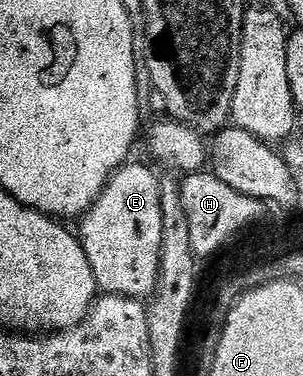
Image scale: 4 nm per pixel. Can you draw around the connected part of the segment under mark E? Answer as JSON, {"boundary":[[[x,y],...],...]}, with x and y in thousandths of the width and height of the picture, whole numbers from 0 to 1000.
{"boundary":[[[416,434],[363,471],[327,529],[290,566],[264,580],[261,638],[300,699],[300,721],[320,745],[320,766],[337,782],[376,779],[396,790],[479,795],[515,771],[518,734],[531,707],[538,657],[538,551],[531,548],[531,471],[505,463],[479,439]]]}

